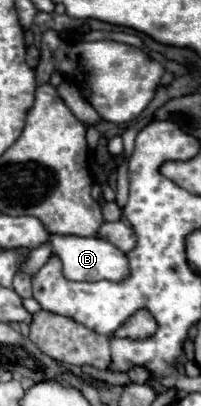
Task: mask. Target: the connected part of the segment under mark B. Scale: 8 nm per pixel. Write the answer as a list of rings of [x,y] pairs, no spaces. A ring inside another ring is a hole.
[[[52,234],[46,244],[30,248],[30,256],[18,266],[18,270],[34,276],[54,256],[62,262],[62,272],[64,272],[64,278],[68,278],[68,280],[112,280],[112,282],[120,282],[128,276],[126,254],[122,250],[114,248],[114,244],[100,240],[100,238],[94,238],[94,236],[84,238],[84,236],[60,236],[60,234]]]

